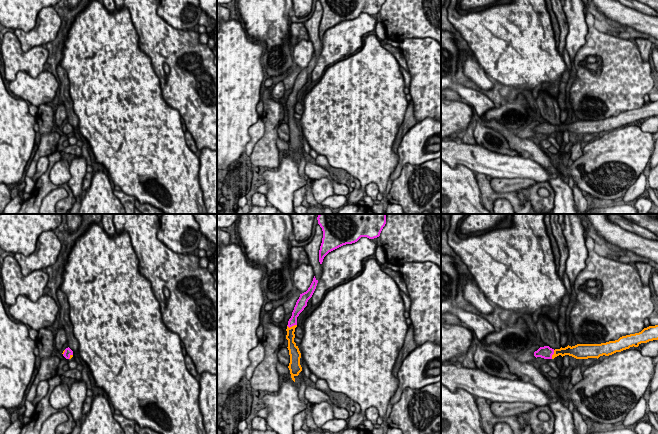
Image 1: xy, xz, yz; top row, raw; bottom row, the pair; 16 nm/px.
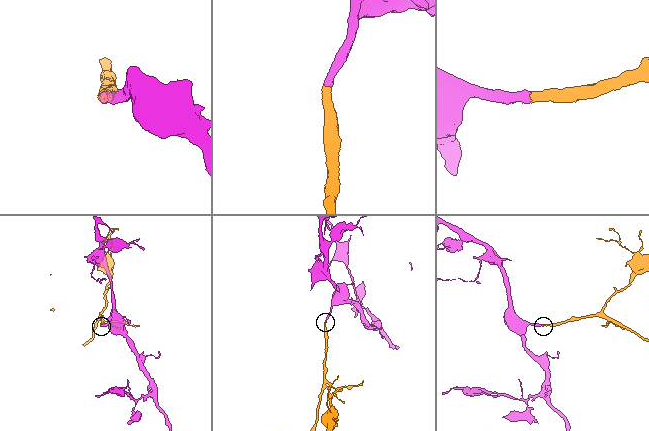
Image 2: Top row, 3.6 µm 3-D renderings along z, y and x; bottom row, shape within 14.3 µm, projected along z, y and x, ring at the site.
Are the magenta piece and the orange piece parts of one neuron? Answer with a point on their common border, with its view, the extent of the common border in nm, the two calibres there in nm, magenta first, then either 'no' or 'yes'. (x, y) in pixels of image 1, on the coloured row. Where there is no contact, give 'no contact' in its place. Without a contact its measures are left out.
contact xz (291, 326); length 160 nm; calibres 130 and 140 nm; yes

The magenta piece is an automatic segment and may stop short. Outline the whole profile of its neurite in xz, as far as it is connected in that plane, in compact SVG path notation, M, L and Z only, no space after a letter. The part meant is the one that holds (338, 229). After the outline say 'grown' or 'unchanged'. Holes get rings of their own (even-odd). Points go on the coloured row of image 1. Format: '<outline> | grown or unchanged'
M319 214L318 224L323 238L319 262L331 251L357 242L361 237L374 239L380 236L386 224L386 214Z | unchanged

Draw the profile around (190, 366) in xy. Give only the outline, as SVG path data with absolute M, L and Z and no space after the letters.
M188 355L185 356L185 364L186 364L186 368L189 371L189 373L193 377L197 378L198 377L198 373L197 373L197 370L196 370L196 366L193 363L192 359Z

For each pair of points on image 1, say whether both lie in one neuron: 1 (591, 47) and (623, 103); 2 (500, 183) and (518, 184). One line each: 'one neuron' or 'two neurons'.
1: one neuron
2: one neuron

